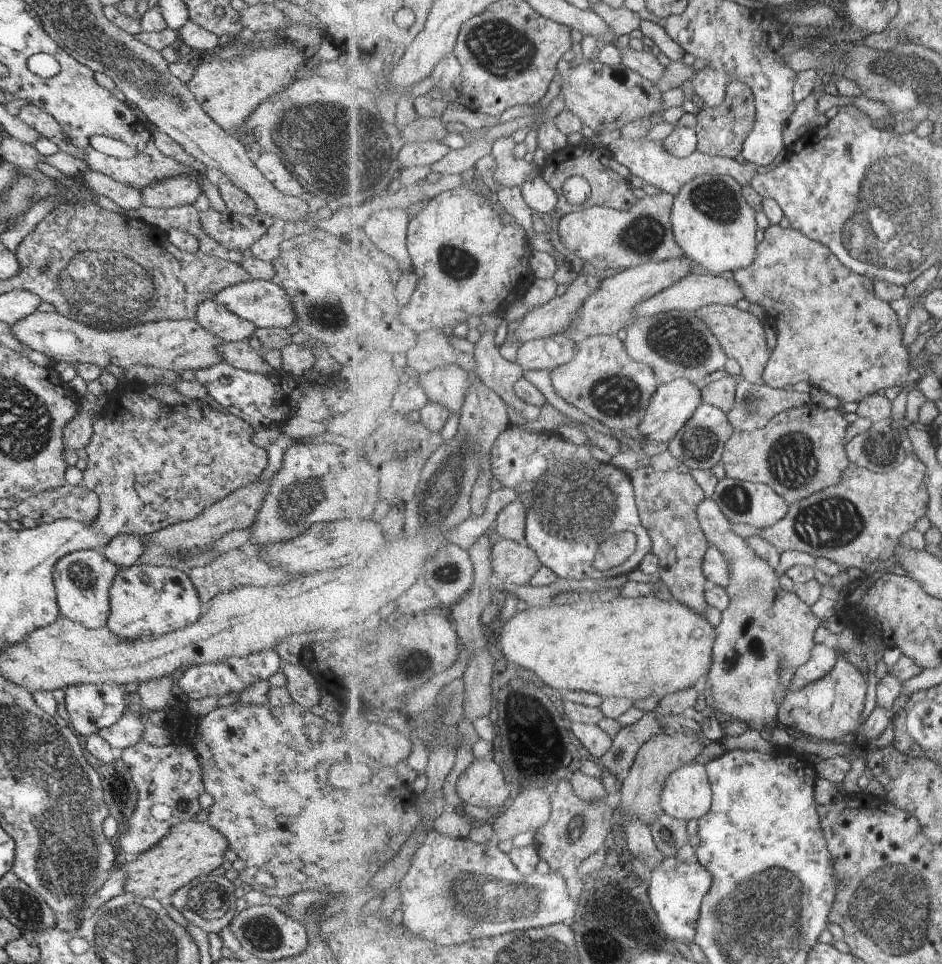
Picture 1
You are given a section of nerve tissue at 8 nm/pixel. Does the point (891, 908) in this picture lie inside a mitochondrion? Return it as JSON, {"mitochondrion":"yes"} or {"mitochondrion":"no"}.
{"mitochondrion":"yes"}

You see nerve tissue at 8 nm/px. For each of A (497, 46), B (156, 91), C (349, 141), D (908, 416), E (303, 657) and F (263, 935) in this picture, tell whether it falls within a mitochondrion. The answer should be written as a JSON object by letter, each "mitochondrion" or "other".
{"A":"mitochondrion","B":"mitochondrion","C":"mitochondrion","D":"other","E":"other","F":"mitochondrion"}

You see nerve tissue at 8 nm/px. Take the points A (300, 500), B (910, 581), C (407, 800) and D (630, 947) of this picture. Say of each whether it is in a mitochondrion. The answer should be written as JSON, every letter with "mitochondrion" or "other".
{"A":"mitochondrion","B":"other","C":"other","D":"other"}

